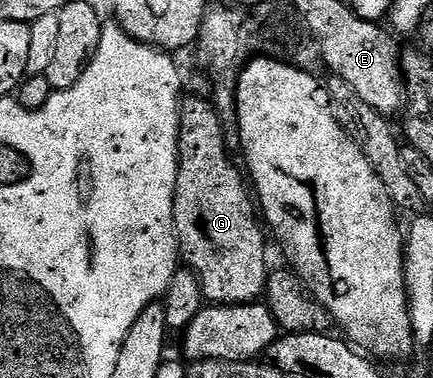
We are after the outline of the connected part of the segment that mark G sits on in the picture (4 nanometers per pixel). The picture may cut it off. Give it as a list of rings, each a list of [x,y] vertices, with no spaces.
[[[188,99],[181,104],[178,116],[178,176],[174,190],[174,229],[178,236],[180,259],[198,278],[203,300],[207,304],[237,307],[253,303],[263,298],[268,278],[266,239],[262,236],[264,227],[259,220],[259,224],[254,220],[256,207],[244,182],[243,172],[234,168],[226,152],[226,135],[222,132],[221,117],[214,112],[212,104],[202,99]]]

